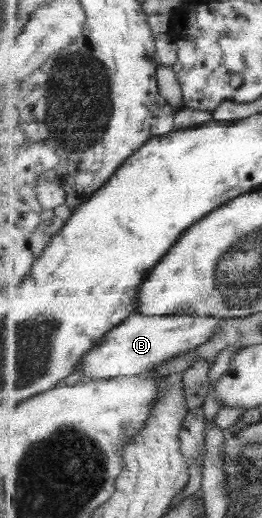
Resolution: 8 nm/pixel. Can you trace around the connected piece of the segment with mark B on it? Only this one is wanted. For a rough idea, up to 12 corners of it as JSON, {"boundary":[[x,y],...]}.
{"boundary":[[132,313],[85,355],[129,377],[203,345],[223,318]]}

